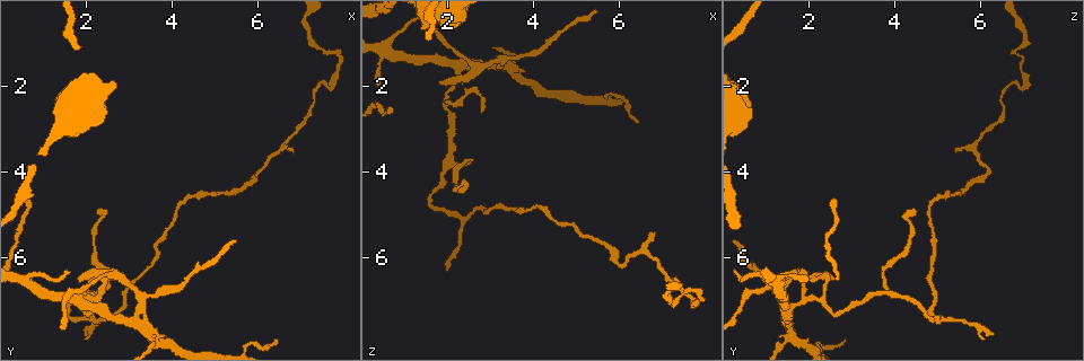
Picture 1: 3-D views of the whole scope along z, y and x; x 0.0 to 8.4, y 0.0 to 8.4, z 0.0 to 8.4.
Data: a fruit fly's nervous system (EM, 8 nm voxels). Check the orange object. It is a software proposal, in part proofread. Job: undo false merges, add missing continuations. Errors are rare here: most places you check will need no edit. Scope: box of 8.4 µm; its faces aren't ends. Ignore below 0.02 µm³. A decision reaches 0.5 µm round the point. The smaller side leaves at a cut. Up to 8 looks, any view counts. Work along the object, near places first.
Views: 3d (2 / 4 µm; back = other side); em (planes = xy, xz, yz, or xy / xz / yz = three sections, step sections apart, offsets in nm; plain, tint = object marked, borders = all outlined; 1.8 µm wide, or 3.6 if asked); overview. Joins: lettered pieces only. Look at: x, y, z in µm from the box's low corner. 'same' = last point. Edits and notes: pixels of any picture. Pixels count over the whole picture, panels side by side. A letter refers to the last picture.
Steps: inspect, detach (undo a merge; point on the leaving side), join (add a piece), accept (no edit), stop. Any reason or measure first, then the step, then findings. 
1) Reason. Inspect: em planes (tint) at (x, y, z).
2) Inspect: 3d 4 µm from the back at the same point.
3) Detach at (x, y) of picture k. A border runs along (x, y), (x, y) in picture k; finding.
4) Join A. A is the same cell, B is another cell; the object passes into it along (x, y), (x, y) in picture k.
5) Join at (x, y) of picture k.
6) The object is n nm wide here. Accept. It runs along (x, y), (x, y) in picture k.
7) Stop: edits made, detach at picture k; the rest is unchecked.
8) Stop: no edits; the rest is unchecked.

Abrupt turn. Inspect: em 3.6 µm xy step 16 (plain) at (7.80, 1.25, 6.80).

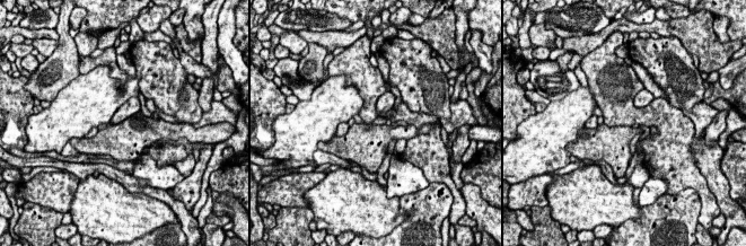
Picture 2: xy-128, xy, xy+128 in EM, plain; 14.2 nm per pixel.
See the neighbours. Inspect: em 3.6 µm xy step 16 (borders) at the same point.

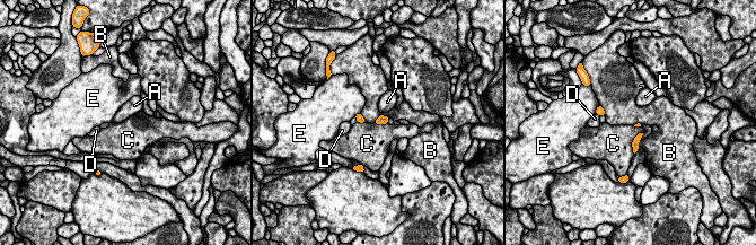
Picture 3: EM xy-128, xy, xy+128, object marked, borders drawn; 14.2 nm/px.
Accept. A, B, C, D and E are other cells; a border runs along (643, 131), (632, 142), (633, 154) in picture 3; all the same neuron.

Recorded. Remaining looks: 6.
Thin end. Inspect: 3d 4 µm at (1.95, 7.75, 6.30).

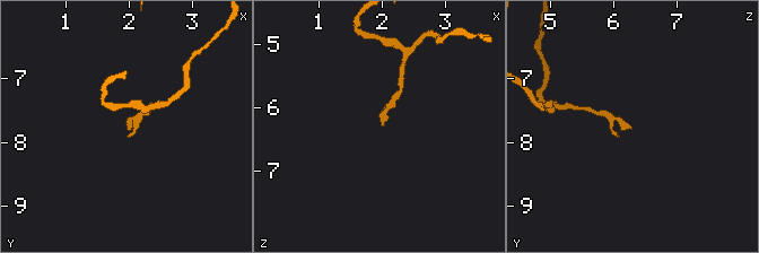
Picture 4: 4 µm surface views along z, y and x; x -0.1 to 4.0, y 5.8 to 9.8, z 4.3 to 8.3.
Now the EM. Inspect: em xy step 16 (borders) at (2.00, 7.70, 6.30).

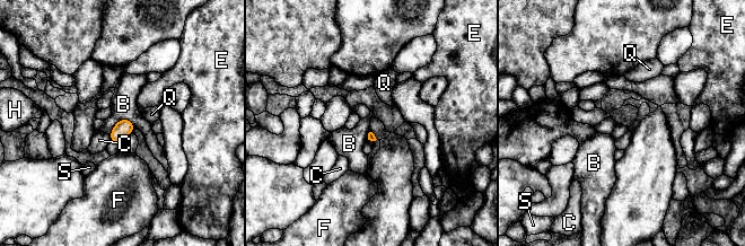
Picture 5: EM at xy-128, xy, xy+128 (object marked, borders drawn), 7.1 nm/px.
Another direction. Inspect: em planes (borders) at the same point.

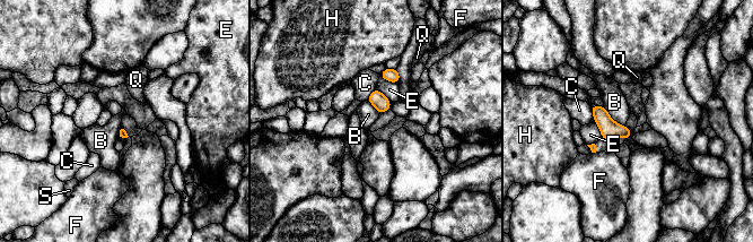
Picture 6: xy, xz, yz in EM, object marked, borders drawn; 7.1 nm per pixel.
Accept. B, C, E, F, H, Q and S are other cells; a border runs along (604, 106), (616, 122), (624, 126) in picture 6; none of them fits.

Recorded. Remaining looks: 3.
Calibre changes. Inspect: 3d 4 µm at (2.35, 7.20, 1.55).

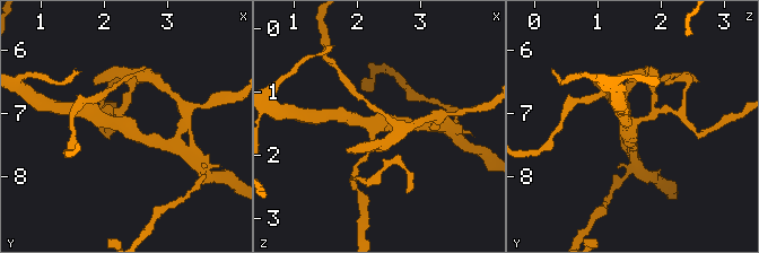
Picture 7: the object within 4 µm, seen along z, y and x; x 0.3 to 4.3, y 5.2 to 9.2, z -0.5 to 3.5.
4 arms meet here; shape alone is not enough. Inspect: em planes (plain) at (2.35, 7.15, 1.50).

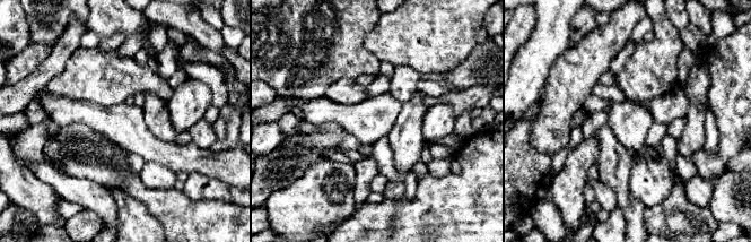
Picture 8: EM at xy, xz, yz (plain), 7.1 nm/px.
What lies round it. Inspect: em planes (borders) at the same point.

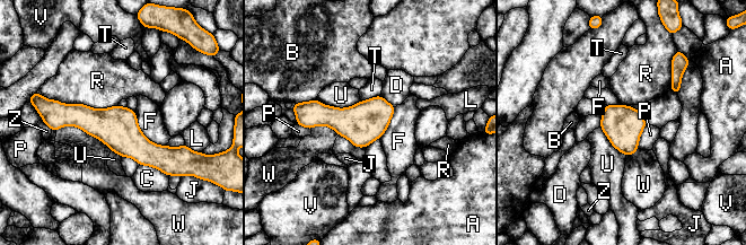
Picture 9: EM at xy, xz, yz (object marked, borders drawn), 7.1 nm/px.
Accept. A, B, C, D, F, J, L, P, R, T, U, V, W and Z are other cells; a border runs along (43, 96), (97, 108), (117, 105) in picture 9; continuous, no second neuron.

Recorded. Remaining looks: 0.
Stop: no edits; the rest is unchecked.

